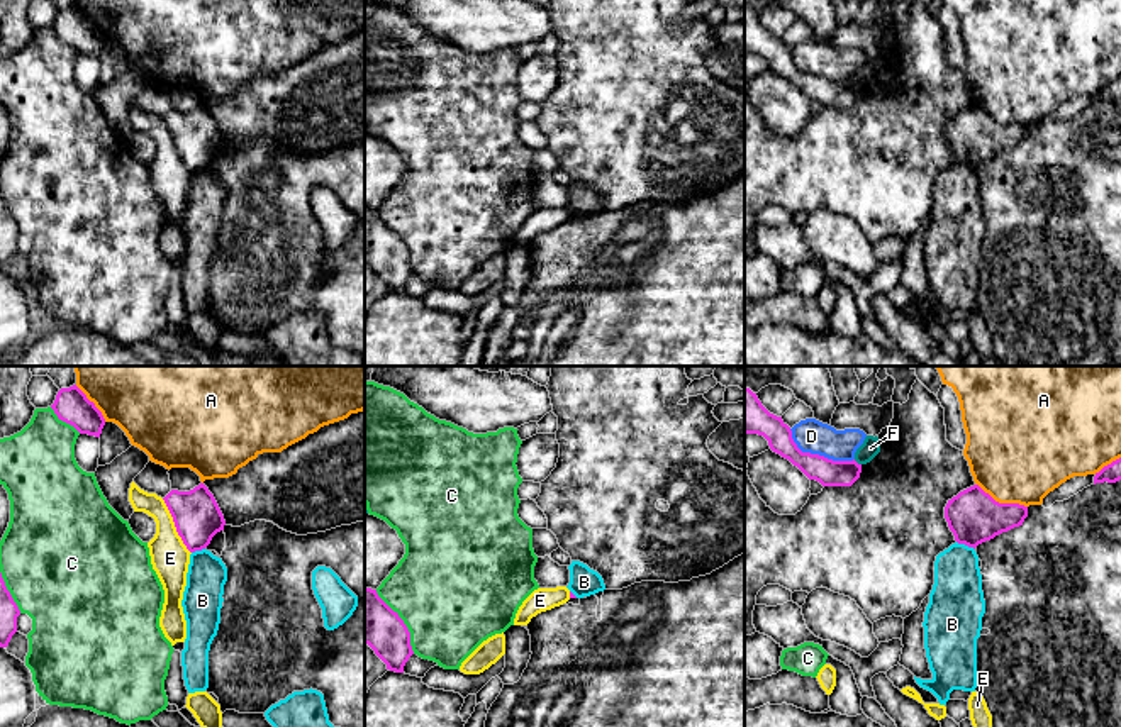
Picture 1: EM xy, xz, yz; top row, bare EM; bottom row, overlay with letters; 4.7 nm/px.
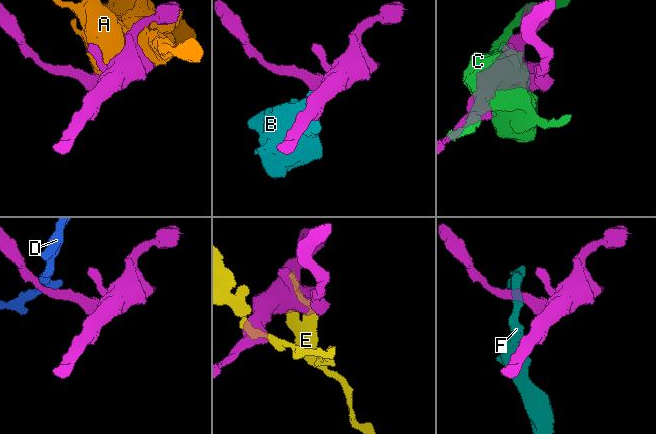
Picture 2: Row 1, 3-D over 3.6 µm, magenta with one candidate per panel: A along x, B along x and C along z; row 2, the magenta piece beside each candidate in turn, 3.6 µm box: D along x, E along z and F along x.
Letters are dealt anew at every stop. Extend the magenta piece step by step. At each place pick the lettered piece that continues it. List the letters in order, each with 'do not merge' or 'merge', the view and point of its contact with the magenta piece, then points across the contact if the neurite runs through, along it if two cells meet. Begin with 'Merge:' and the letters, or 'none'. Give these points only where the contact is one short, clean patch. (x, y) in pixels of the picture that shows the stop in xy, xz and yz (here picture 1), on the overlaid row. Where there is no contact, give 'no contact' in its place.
Merge: none
A: do not merge | yz (1001, 504)
B: do not merge | yz (965, 544) | along yz (957, 541), (974, 549)
C: do not merge | xz (402, 622)
D: do not merge | yz (818, 455) | along yz (789, 429), (794, 443), (803, 451), (833, 460), (853, 460)
E: do not merge | xy (175, 526)
F: do not merge | yz (855, 461) | along yz (853, 460), (860, 465)

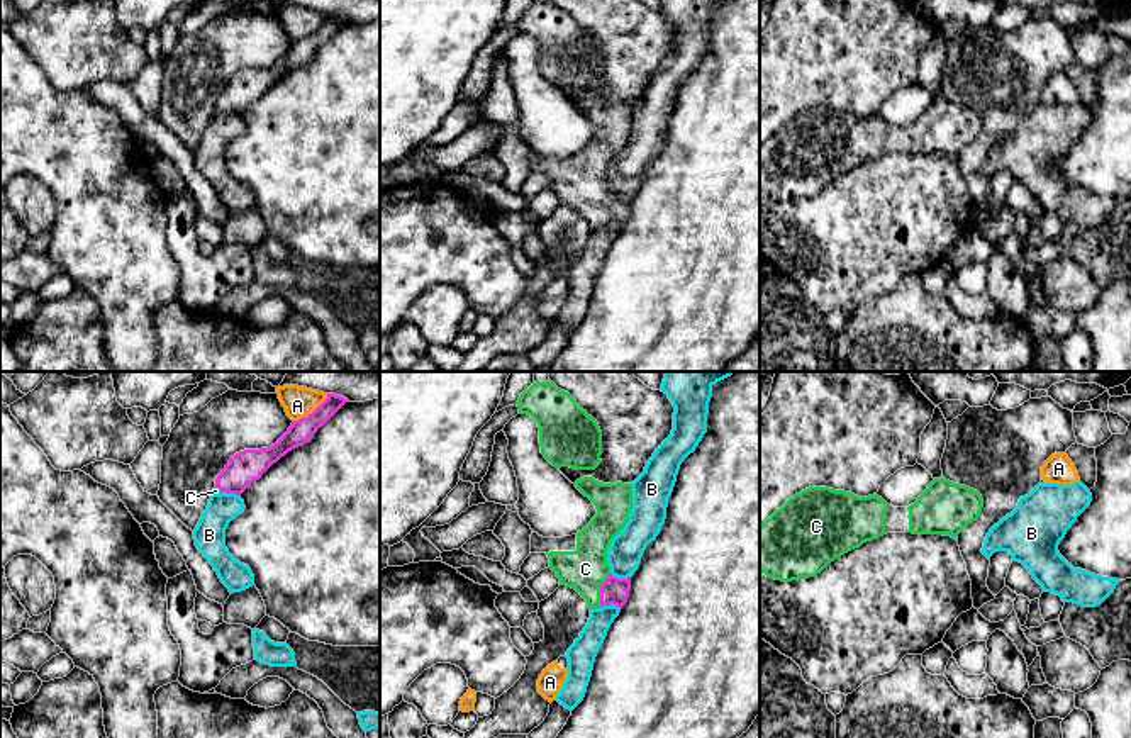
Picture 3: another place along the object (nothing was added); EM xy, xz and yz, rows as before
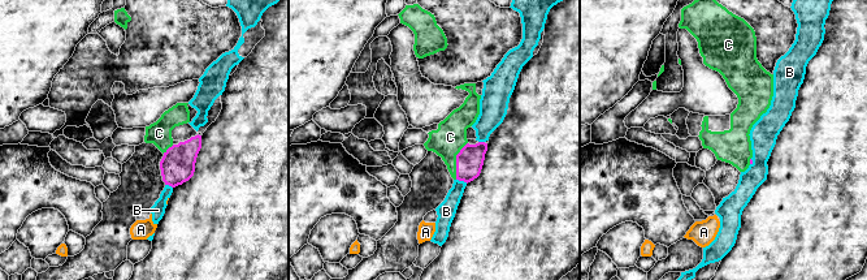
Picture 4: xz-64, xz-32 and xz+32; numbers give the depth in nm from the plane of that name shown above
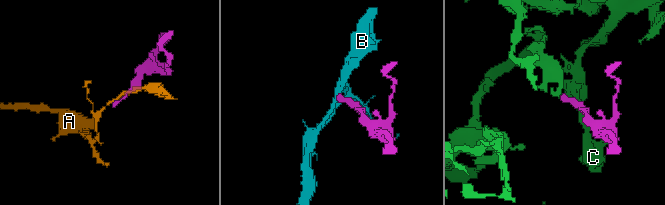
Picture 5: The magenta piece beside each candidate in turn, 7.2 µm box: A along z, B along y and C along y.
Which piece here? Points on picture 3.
Merge: C
A: do not merge | xy (312, 413)
B: do not merge | xy (231, 492) | along xy (221, 491), (239, 496)
C: merge | xz (601, 589) | across xz (614, 591), (601, 589), (585, 569)

